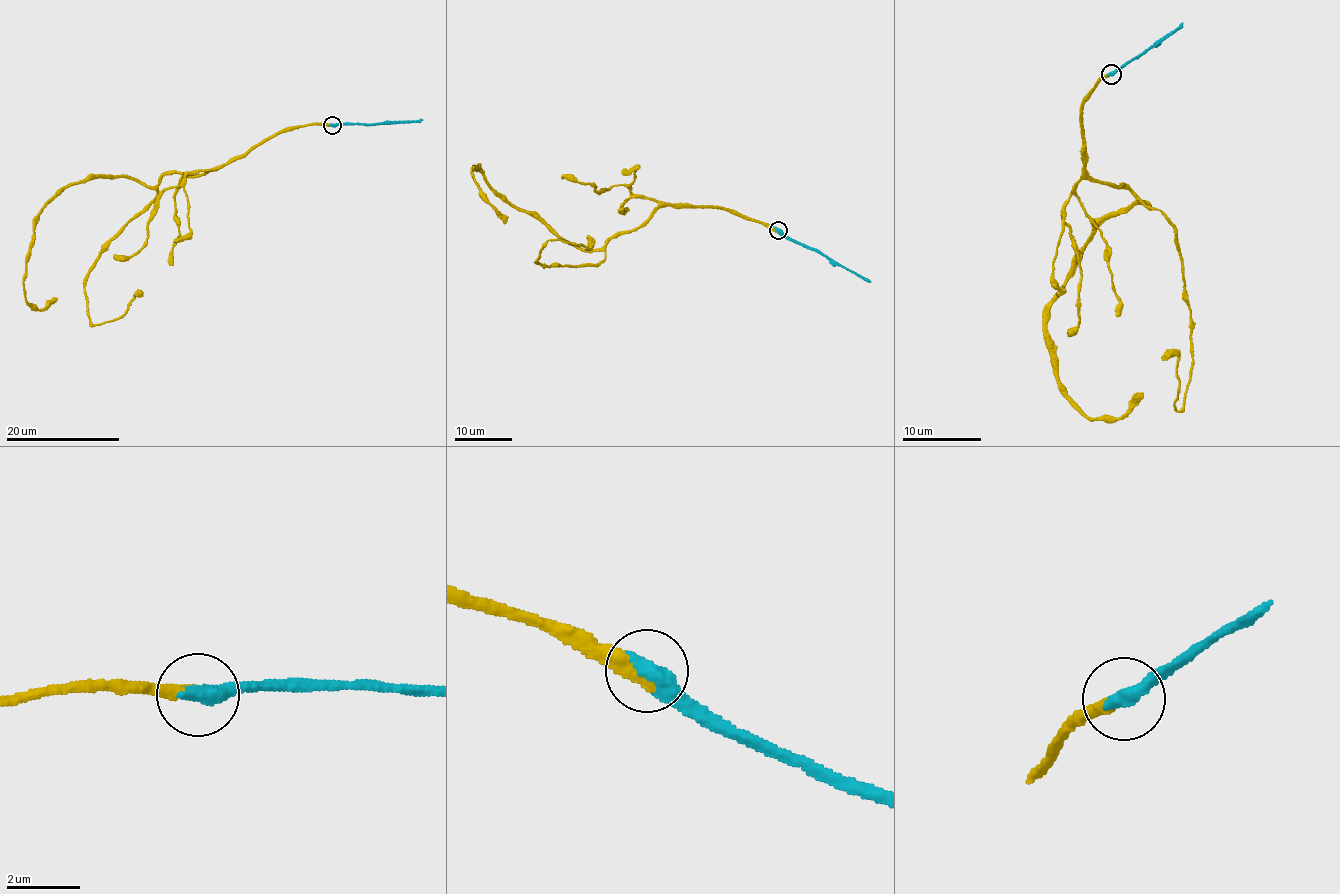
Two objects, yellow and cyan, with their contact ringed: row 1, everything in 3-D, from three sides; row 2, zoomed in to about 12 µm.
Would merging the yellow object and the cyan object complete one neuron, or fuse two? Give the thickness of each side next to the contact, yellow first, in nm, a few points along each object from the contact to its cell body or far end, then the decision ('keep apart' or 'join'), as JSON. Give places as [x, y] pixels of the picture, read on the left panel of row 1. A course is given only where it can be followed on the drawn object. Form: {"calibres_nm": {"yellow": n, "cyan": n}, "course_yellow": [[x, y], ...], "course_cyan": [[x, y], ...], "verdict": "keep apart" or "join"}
{"calibres_nm": {"yellow": 440, "cyan": 500}, "course_yellow": [[332, 125], [152, 186], [73, 183], [36, 218], [27, 262], [25, 299], [53, 298]], "course_cyan": [[332, 125], [372, 125], [422, 119]], "verdict": "join"}

